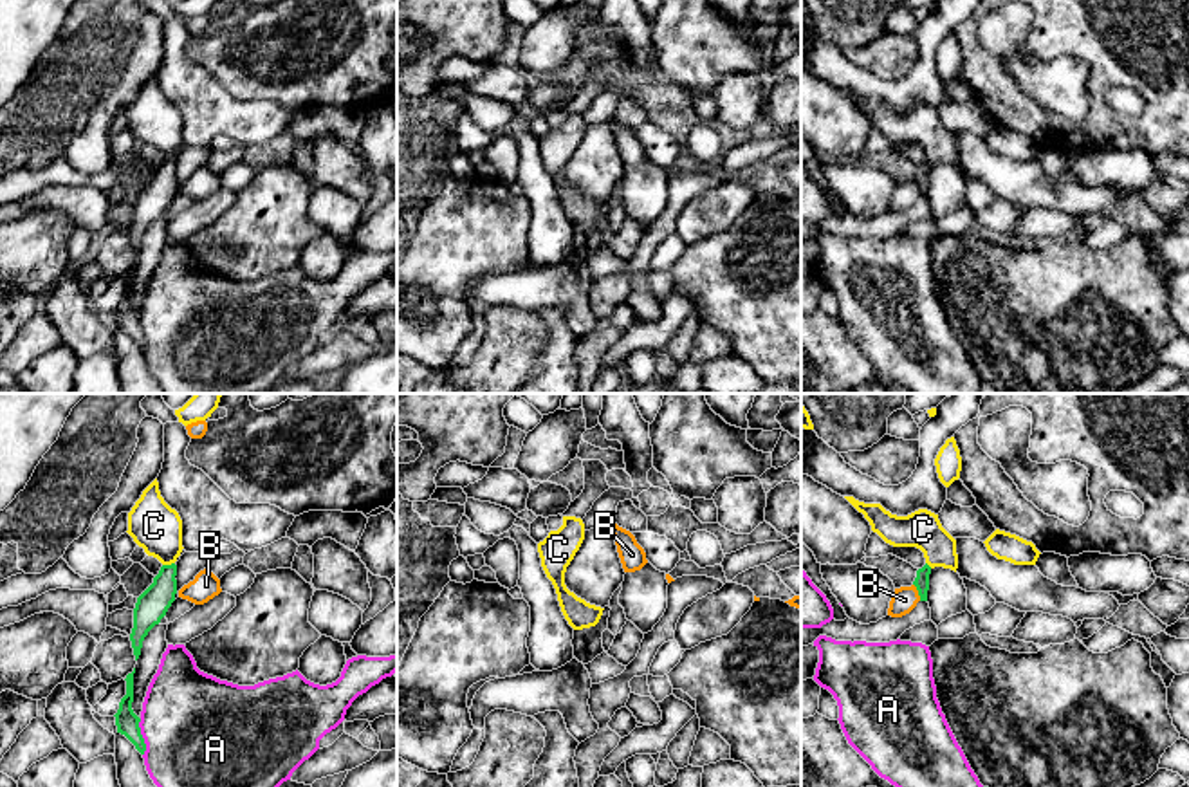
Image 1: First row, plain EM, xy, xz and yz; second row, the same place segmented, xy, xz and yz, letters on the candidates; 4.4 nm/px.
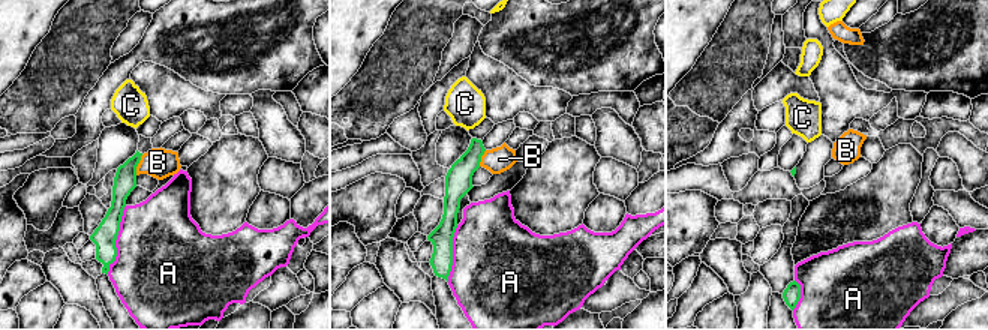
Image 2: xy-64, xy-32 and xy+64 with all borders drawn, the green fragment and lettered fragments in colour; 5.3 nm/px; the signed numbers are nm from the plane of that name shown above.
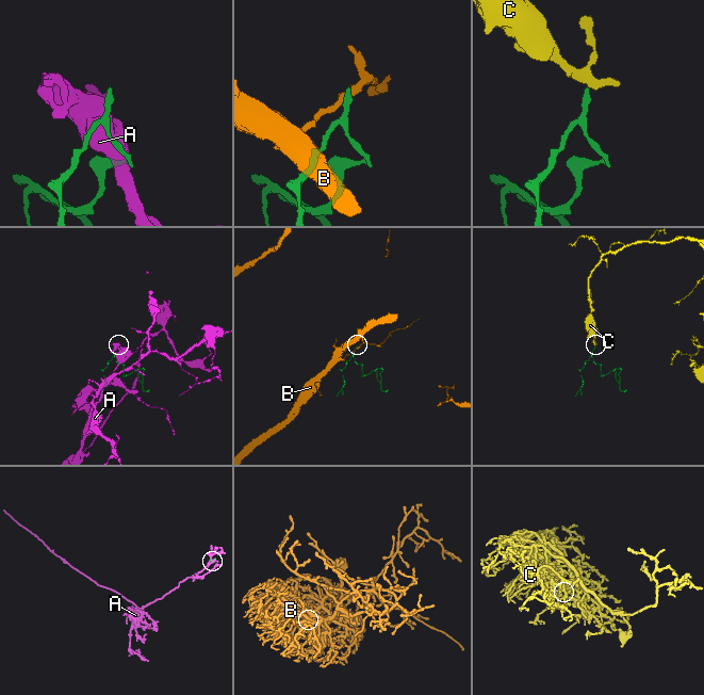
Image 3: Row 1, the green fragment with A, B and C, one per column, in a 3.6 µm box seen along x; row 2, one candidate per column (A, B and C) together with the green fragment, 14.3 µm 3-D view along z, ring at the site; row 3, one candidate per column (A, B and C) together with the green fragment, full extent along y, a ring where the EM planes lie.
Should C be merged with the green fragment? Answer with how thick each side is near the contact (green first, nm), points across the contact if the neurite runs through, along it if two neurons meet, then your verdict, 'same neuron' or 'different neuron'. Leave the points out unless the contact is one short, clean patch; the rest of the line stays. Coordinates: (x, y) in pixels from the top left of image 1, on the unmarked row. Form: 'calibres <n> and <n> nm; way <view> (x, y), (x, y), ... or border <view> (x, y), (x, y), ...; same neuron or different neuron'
calibres 140 and 220 nm; way xy (152, 201), (165, 183), (168, 161), (166, 141), (154, 121); same neuron

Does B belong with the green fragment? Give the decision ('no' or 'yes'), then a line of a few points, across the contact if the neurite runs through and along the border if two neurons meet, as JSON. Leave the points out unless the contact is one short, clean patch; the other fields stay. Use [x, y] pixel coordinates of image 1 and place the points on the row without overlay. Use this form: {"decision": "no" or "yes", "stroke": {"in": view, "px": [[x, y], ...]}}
{"decision": "no", "stroke": {"in": "yz", "px": [[913, 179], [921, 195]]}}

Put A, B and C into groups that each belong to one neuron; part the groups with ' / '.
A / B / C

